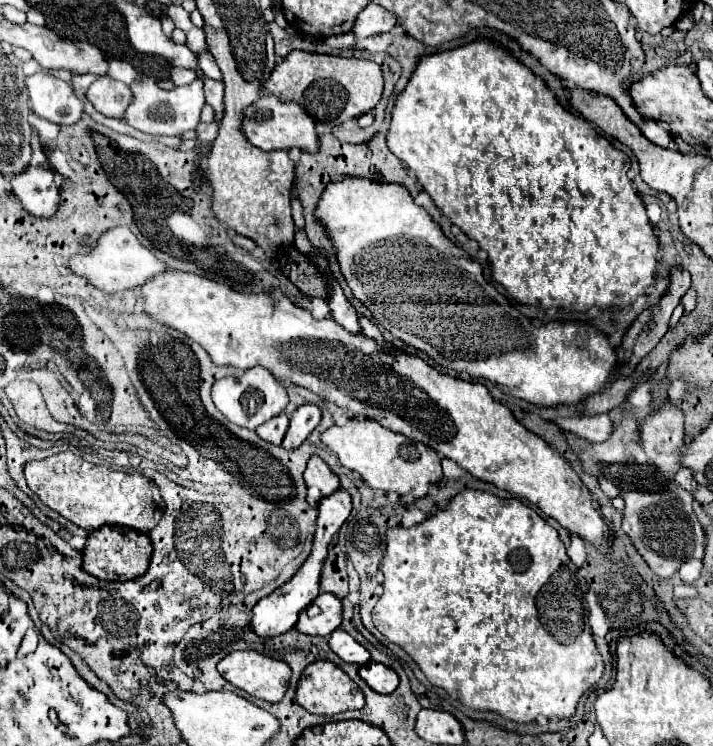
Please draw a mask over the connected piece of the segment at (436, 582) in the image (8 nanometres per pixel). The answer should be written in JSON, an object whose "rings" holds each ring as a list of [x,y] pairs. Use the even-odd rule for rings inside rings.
{"rings":[[[465,490],[457,494],[445,510],[439,510],[435,516],[427,518],[423,524],[413,528],[389,528],[387,530],[387,550],[383,556],[381,572],[385,574],[383,582],[383,596],[379,598],[375,610],[373,610],[373,624],[375,628],[393,644],[403,648],[415,664],[421,668],[421,672],[427,676],[427,680],[433,686],[443,688],[451,698],[459,700],[471,710],[485,710],[495,712],[505,720],[517,722],[517,724],[529,724],[535,722],[539,716],[545,718],[571,718],[575,714],[579,698],[601,680],[603,676],[603,658],[597,652],[597,646],[591,636],[589,628],[589,614],[587,614],[587,584],[585,578],[581,578],[577,572],[577,566],[569,560],[565,554],[565,546],[559,540],[559,534],[555,528],[551,528],[533,508],[525,506],[521,500],[503,500],[489,492],[481,490]]]}

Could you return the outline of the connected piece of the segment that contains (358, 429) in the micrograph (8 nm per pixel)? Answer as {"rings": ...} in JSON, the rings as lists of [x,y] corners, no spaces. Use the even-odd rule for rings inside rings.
{"rings":[[[351,420],[345,426],[331,426],[321,434],[321,442],[339,456],[339,462],[345,468],[359,472],[375,490],[423,498],[431,484],[443,482],[441,458],[435,450],[425,444],[409,444],[403,434],[387,430],[375,420]]]}

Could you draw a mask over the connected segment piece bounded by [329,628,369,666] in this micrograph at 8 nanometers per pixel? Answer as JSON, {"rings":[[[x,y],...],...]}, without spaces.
{"rings":[[[337,628],[331,636],[329,636],[329,646],[331,650],[343,660],[343,662],[353,662],[353,664],[367,664],[369,662],[369,652],[355,642],[353,636],[349,636],[345,630]]]}

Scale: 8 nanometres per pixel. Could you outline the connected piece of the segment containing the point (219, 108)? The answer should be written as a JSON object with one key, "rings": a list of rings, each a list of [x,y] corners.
{"rings":[[[203,78],[205,84],[205,98],[207,104],[211,104],[217,112],[217,122],[223,118],[223,82],[221,80],[213,80],[213,78]]]}

